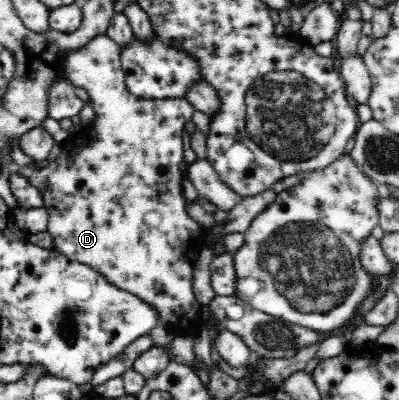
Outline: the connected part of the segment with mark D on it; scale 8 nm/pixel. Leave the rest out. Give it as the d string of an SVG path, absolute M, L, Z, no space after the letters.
M98 35L92 37L84 47L78 49L70 49L62 55L62 63L60 63L60 71L62 75L68 78L72 85L83 86L91 97L91 105L95 109L95 125L92 127L82 127L69 137L63 144L59 159L49 161L48 166L38 167L37 162L26 164L19 167L16 171L18 176L24 178L26 182L30 182L34 189L42 194L42 206L46 208L49 219L47 223L47 231L53 239L53 248L63 253L68 259L88 265L94 271L102 274L109 282L116 287L125 289L146 303L153 305L159 315L159 321L165 327L168 327L176 337L192 337L198 326L203 325L202 316L200 316L200 303L194 298L192 292L192 281L197 256L205 247L204 237L206 237L206 228L201 227L192 220L186 213L185 197L182 188L182 176L180 170L180 162L183 161L182 152L186 145L186 123L191 120L192 113L195 109L188 100L178 97L168 97L159 100L148 100L132 95L126 88L124 70L121 66L120 46L108 35Z

